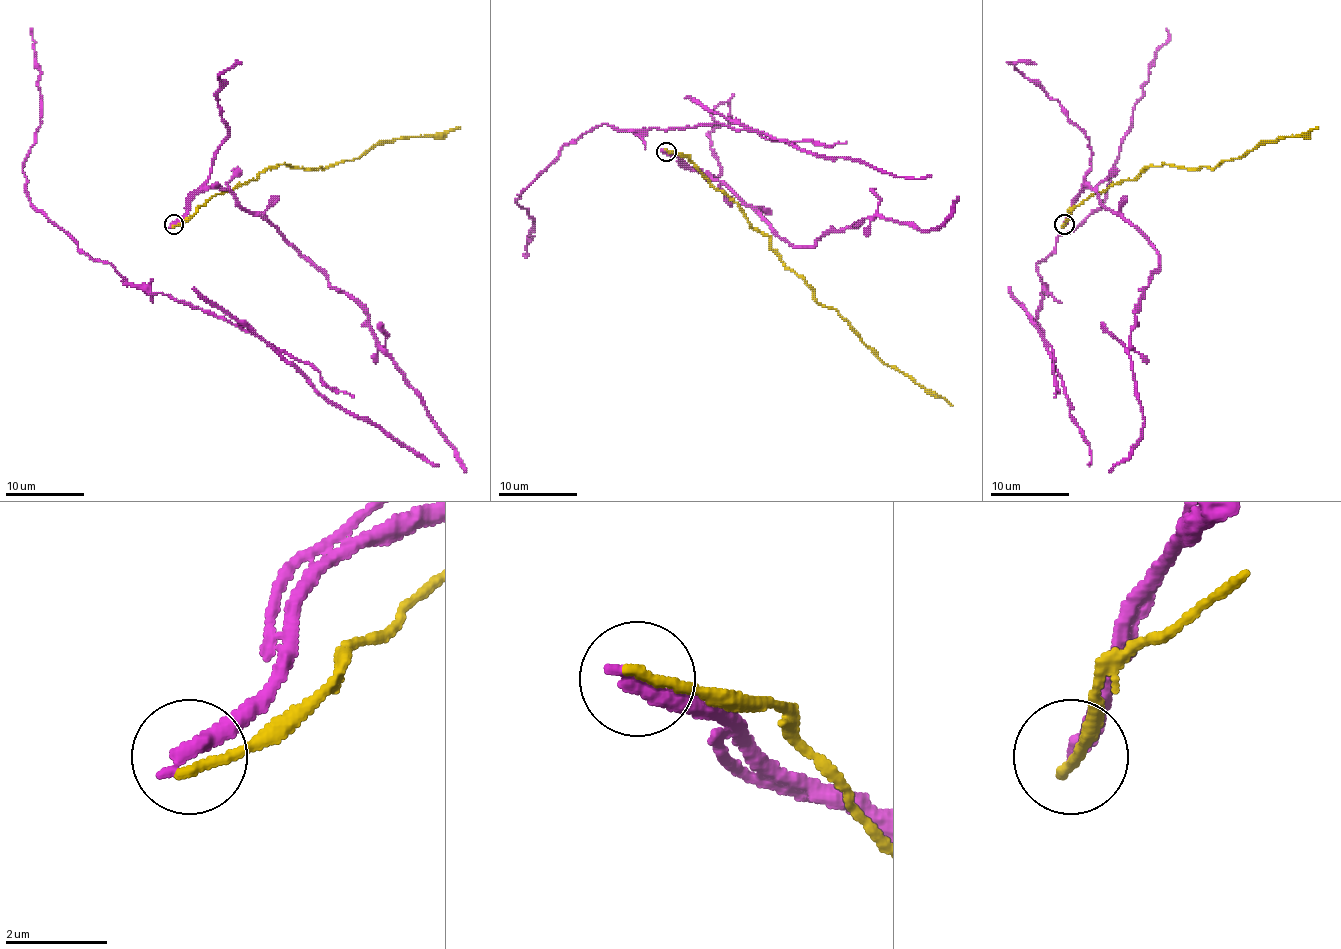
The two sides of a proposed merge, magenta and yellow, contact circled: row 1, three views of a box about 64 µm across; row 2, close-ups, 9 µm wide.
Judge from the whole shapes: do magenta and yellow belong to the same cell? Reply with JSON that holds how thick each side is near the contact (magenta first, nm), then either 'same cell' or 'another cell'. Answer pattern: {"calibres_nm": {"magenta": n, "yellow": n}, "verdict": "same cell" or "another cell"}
{"calibres_nm": {"magenta": 400, "yellow": 240}, "verdict": "another cell"}

